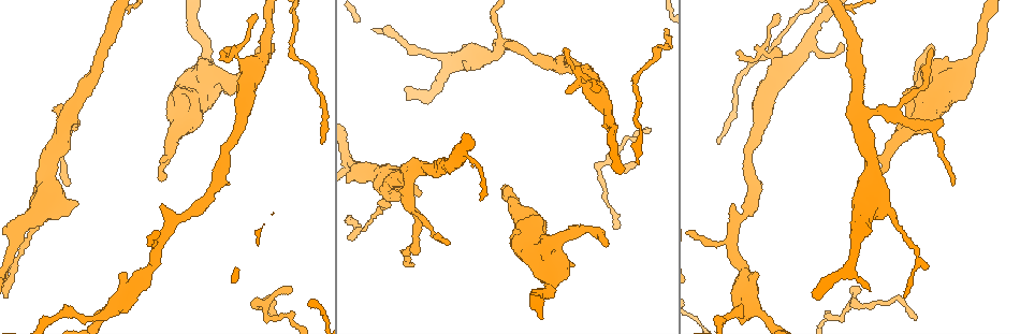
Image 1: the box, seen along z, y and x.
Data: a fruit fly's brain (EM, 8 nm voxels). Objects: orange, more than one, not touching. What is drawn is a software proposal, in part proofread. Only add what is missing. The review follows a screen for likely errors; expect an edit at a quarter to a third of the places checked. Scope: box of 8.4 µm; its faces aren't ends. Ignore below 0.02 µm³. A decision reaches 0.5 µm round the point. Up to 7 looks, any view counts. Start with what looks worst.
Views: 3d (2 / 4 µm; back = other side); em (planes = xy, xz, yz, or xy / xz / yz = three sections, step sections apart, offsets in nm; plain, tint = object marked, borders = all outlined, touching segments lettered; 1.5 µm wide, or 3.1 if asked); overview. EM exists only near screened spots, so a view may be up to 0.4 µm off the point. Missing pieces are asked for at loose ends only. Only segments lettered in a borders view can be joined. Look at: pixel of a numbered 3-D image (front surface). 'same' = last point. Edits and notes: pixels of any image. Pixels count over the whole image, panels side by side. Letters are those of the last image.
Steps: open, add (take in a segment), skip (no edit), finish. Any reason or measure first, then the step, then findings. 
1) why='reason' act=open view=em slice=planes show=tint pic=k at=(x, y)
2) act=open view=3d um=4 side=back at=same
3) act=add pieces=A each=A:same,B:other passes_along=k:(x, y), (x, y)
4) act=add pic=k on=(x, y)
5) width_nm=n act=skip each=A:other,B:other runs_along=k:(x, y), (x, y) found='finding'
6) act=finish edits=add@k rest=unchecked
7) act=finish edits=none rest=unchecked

why='branch stops here' act=open view=em slice=planes show=borders pic=1 at=(933, 45)

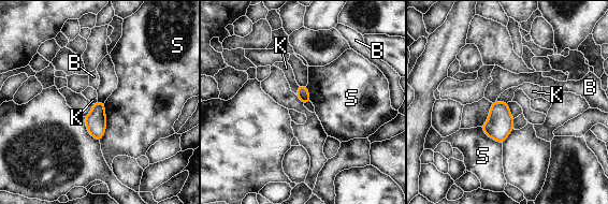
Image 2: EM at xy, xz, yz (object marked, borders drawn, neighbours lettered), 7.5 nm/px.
act=skip each=B:other,K:other,S:other border=2:(496, 100), (506, 103) found='none of them fits'

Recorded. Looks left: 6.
why='thin end' act=open view=em slice=xy step=8 show=tint pic=1 at=(856, 287)

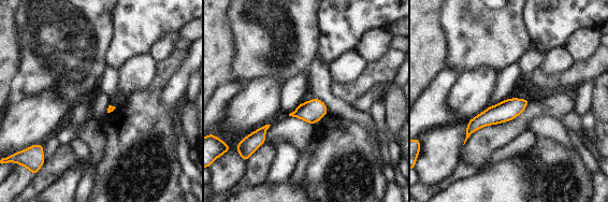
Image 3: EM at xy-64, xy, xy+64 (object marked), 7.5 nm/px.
why='cut it another way' act=open view=em slice=planes show=borders at=same

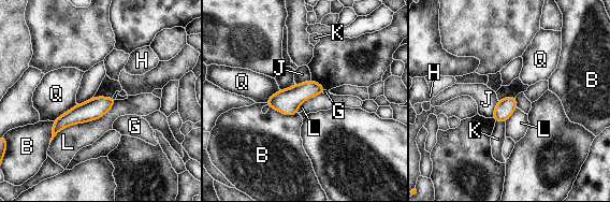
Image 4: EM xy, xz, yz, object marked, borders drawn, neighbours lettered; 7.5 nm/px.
longest_contact=L:600nm act=skip each=B:other,G:other,H:other,J:other,K:other,L:other,Q:other runs_along=4:(111, 100), (68, 118), (55, 131) found='no lettered segment goes on from it'

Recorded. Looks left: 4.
why='an open end' act=open view=em slice=xy step=8 show=tint pic=1 at=(273, 45)

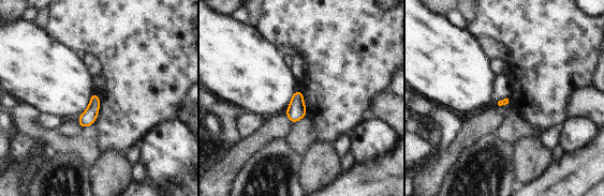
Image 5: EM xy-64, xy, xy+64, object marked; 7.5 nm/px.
act=open view=em slice=planes show=borders at=same

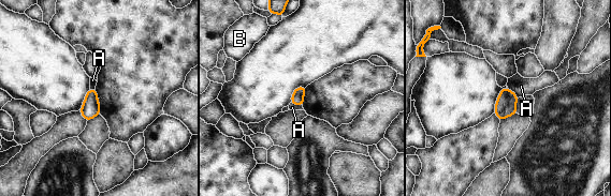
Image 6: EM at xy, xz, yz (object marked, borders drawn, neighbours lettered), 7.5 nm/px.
width_nm=100 act=skip each=A:other,B:other border=6:(507, 88), (518, 98) found='none of them fits'

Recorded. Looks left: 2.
act=finish edits=none rest=unchecked

